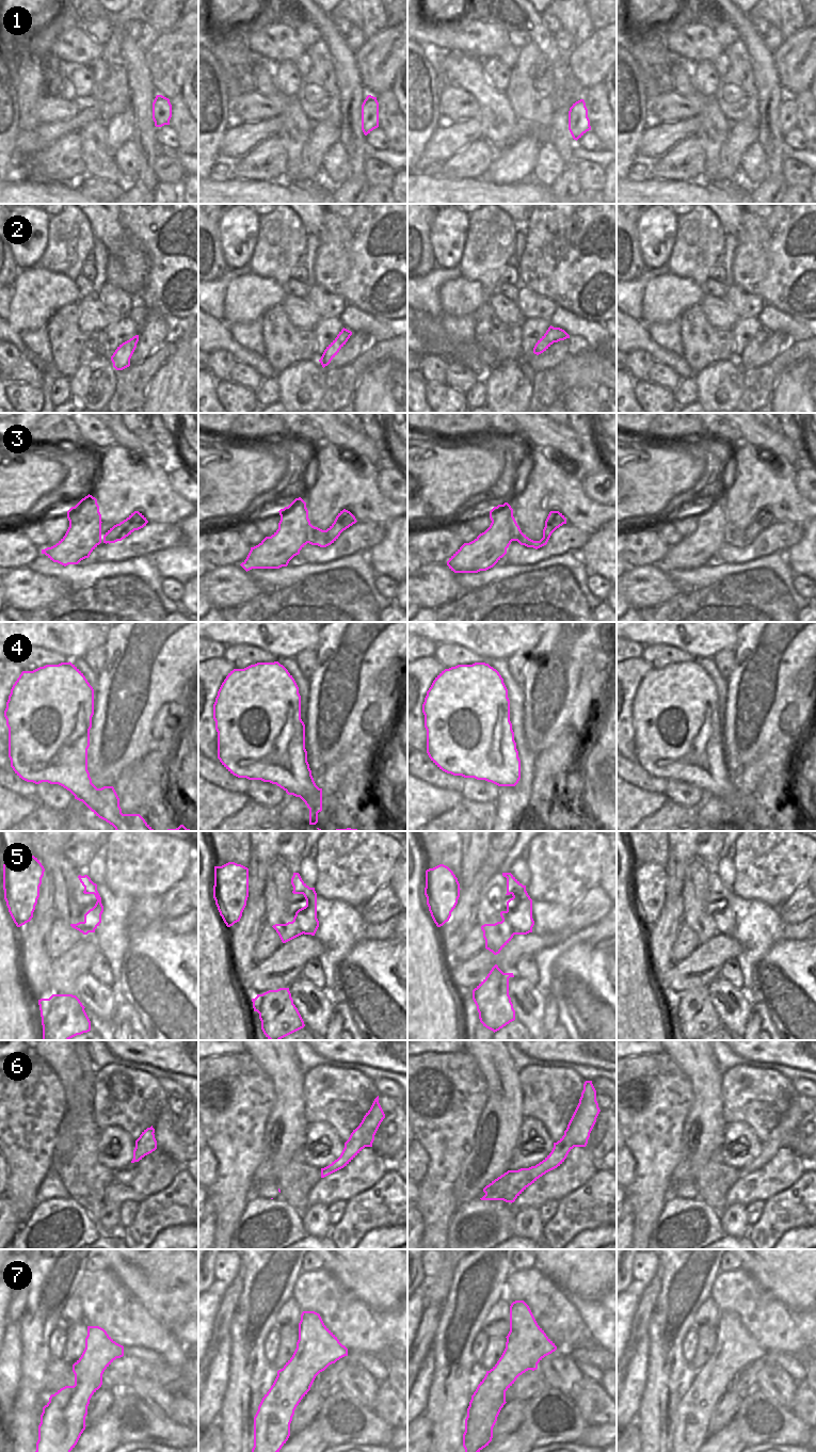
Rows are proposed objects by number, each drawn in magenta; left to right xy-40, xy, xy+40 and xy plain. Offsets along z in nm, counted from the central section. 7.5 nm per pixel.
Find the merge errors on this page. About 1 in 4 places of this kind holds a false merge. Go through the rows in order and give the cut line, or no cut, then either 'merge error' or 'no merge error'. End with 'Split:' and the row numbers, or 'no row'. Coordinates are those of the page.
1: no cut; no merge error
2: no cut; no merge error
3: cut in xy along (310, 524), (307, 542); merge error
4: no cut; no merge error
5: cut in xy+40 along (506, 911), (506, 918), (515, 934); merge error
6: cut in xy along (357, 1127), (366, 1146); merge error
7: no cut; no merge error
Split: 3, 5, 6

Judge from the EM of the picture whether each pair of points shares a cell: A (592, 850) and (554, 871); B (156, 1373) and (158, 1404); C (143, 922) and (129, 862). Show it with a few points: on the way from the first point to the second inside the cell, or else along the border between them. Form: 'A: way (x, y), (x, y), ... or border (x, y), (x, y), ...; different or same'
A: way (582, 850), (574, 850), (563, 861); same
B: border (131, 1384), (138, 1377), (147, 1377), (172, 1394); different
C: border (160, 895), (141, 895), (133, 898); different

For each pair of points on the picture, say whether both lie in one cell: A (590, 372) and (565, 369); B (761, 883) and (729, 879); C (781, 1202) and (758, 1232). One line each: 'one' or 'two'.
A: one
B: two
C: one

